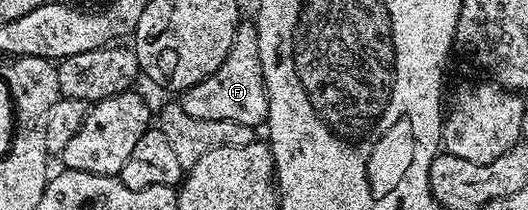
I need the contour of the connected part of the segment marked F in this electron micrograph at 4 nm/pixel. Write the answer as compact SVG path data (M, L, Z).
M242 21L237 27L237 35L219 68L211 72L199 84L195 84L189 90L180 95L179 105L187 116L195 116L195 120L227 120L235 124L244 126L260 127L269 116L269 101L267 100L267 88L265 87L265 77L263 76L263 64L259 54L259 36L257 35L256 25L252 21Z

